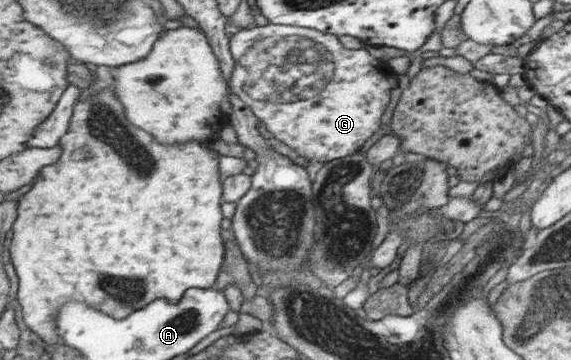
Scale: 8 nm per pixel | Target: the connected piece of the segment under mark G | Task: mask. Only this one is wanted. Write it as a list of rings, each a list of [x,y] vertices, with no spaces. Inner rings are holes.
[[[267,24],[265,26],[253,25],[235,33],[230,38],[229,47],[235,63],[228,84],[231,90],[245,102],[245,105],[250,107],[253,115],[257,117],[259,124],[262,125],[262,131],[265,135],[275,137],[275,143],[284,151],[289,152],[291,155],[306,157],[314,164],[321,161],[328,163],[336,159],[347,158],[348,155],[360,152],[369,143],[369,138],[380,129],[381,117],[383,117],[383,113],[385,113],[385,109],[389,105],[391,89],[398,87],[397,73],[385,60],[371,56],[367,52],[366,47],[347,49],[341,45],[337,37],[331,37],[329,33],[321,33],[321,31],[311,28],[297,26],[283,27],[275,24]]]

